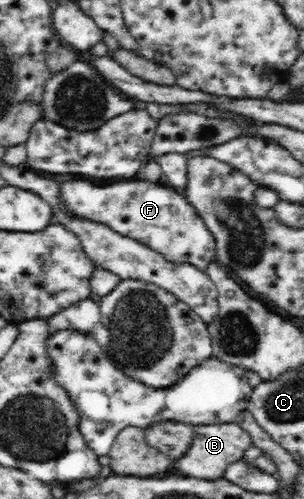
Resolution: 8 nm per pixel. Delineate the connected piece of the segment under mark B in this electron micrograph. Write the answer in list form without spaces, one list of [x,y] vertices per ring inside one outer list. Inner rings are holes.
[[[235,422],[194,426],[191,447],[184,455],[173,462],[173,468],[186,477],[195,479],[216,480],[223,478],[226,470],[236,460],[241,460],[243,452],[251,447],[251,436]]]

